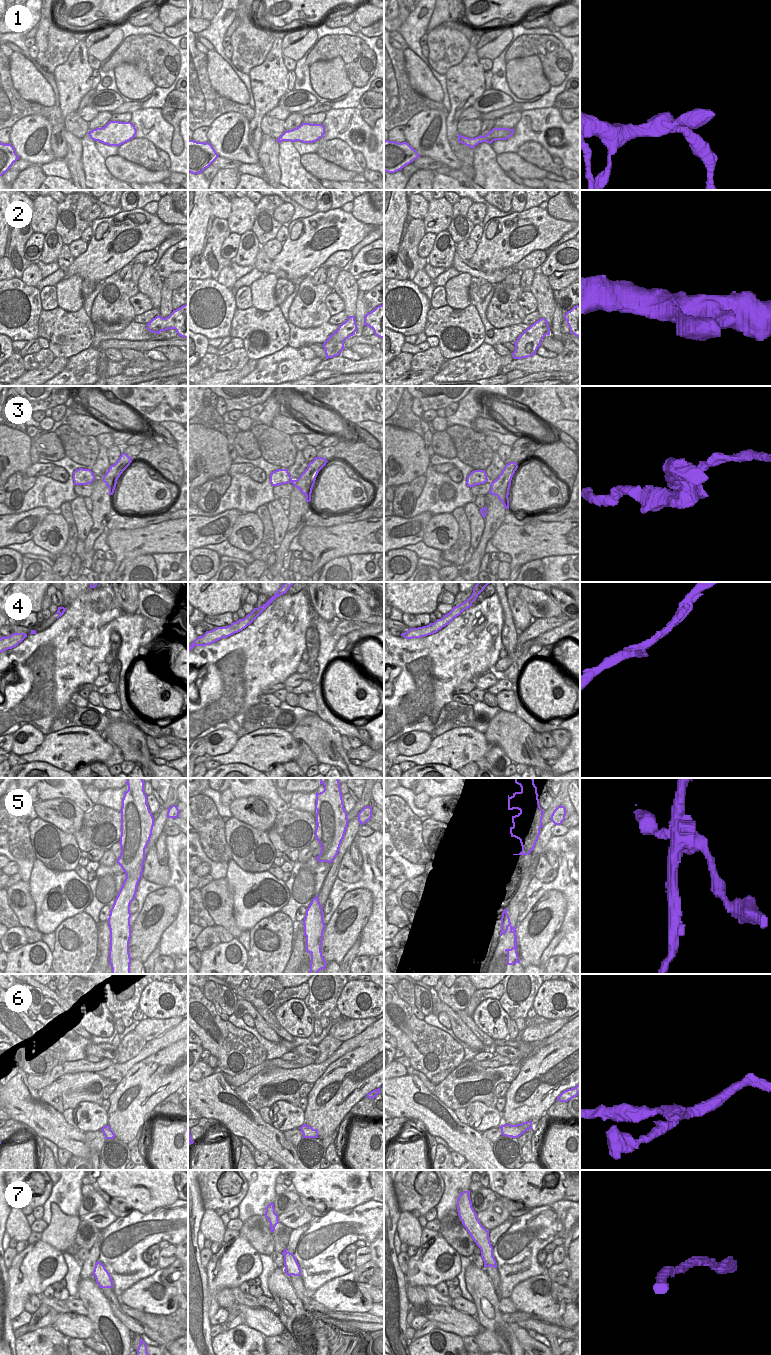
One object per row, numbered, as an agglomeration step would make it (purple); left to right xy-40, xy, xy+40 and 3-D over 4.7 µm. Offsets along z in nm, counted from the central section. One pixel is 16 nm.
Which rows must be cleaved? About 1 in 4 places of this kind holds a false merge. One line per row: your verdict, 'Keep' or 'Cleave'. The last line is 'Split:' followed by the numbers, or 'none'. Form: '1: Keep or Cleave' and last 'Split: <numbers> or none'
1: Keep
2: Keep
3: Cleave
4: Keep
5: Cleave
6: Keep
7: Keep
Split: 3, 5

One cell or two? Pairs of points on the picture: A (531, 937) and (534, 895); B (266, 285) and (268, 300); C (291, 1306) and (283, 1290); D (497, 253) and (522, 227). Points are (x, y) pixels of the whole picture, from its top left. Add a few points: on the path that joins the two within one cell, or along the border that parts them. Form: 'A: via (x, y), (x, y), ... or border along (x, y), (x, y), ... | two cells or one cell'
A: border along (551, 890), (548, 890), (518, 923) | two cells
B: via (266, 289), (266, 296) | one cell
C: via (289, 1302), (284, 1294) | one cell
D: via (505, 245), (508, 242), (509, 234), (514, 233) | one cell

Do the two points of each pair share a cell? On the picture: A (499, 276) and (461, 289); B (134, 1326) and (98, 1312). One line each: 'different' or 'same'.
A: different
B: different

